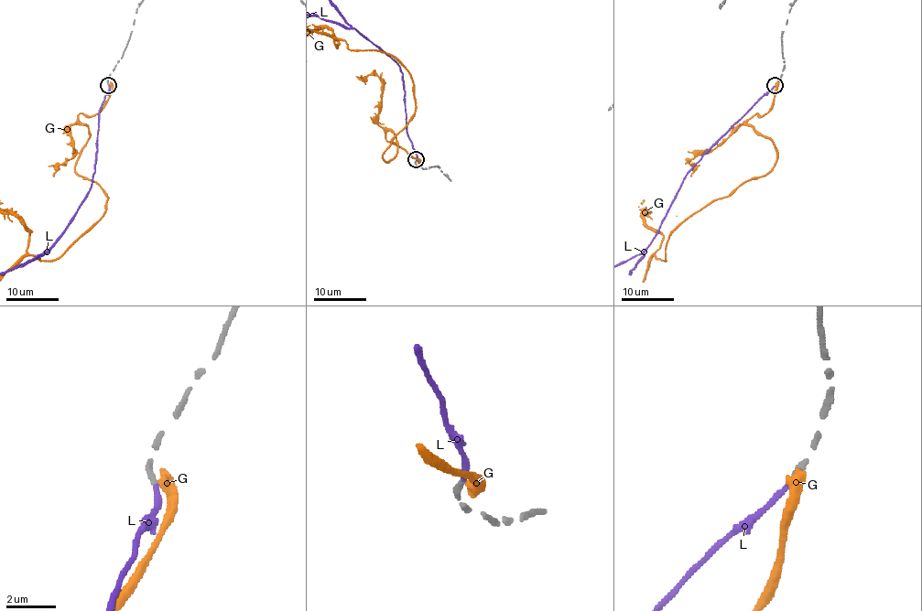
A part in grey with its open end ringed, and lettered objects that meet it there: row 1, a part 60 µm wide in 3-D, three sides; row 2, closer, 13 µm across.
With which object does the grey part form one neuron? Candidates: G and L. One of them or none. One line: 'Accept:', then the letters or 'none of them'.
Accept: L

